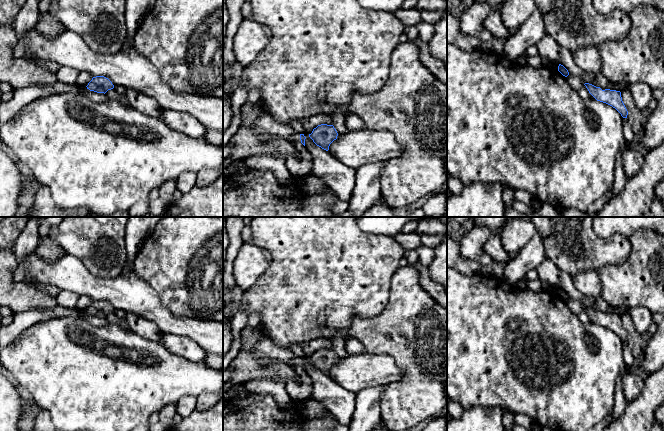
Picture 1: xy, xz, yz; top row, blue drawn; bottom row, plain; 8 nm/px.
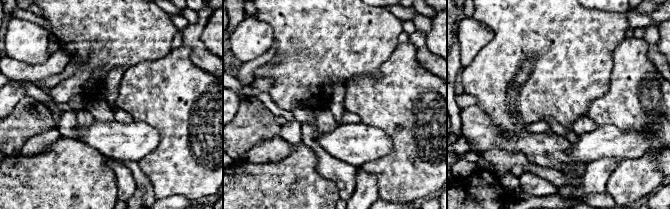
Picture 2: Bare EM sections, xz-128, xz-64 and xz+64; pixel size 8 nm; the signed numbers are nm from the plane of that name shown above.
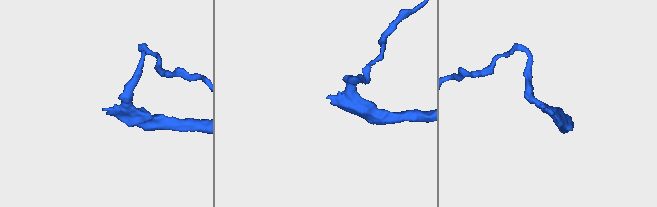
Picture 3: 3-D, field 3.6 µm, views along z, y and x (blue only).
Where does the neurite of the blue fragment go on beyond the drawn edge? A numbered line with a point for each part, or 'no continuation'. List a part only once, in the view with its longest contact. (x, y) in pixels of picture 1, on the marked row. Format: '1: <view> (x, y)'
1: xz (264, 126)

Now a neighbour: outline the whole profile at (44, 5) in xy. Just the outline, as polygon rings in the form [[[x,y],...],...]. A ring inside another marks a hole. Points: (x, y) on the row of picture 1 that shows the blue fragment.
[[[39,0],[40,14],[46,14],[49,12],[50,6],[58,0]]]

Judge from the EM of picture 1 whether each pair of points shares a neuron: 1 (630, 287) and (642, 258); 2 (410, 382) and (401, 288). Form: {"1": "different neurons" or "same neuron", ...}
{"1": "same neuron", "2": "same neuron"}

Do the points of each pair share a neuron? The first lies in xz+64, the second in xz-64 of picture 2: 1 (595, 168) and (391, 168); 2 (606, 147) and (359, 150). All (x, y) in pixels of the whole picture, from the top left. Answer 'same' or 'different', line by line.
1: different
2: same

